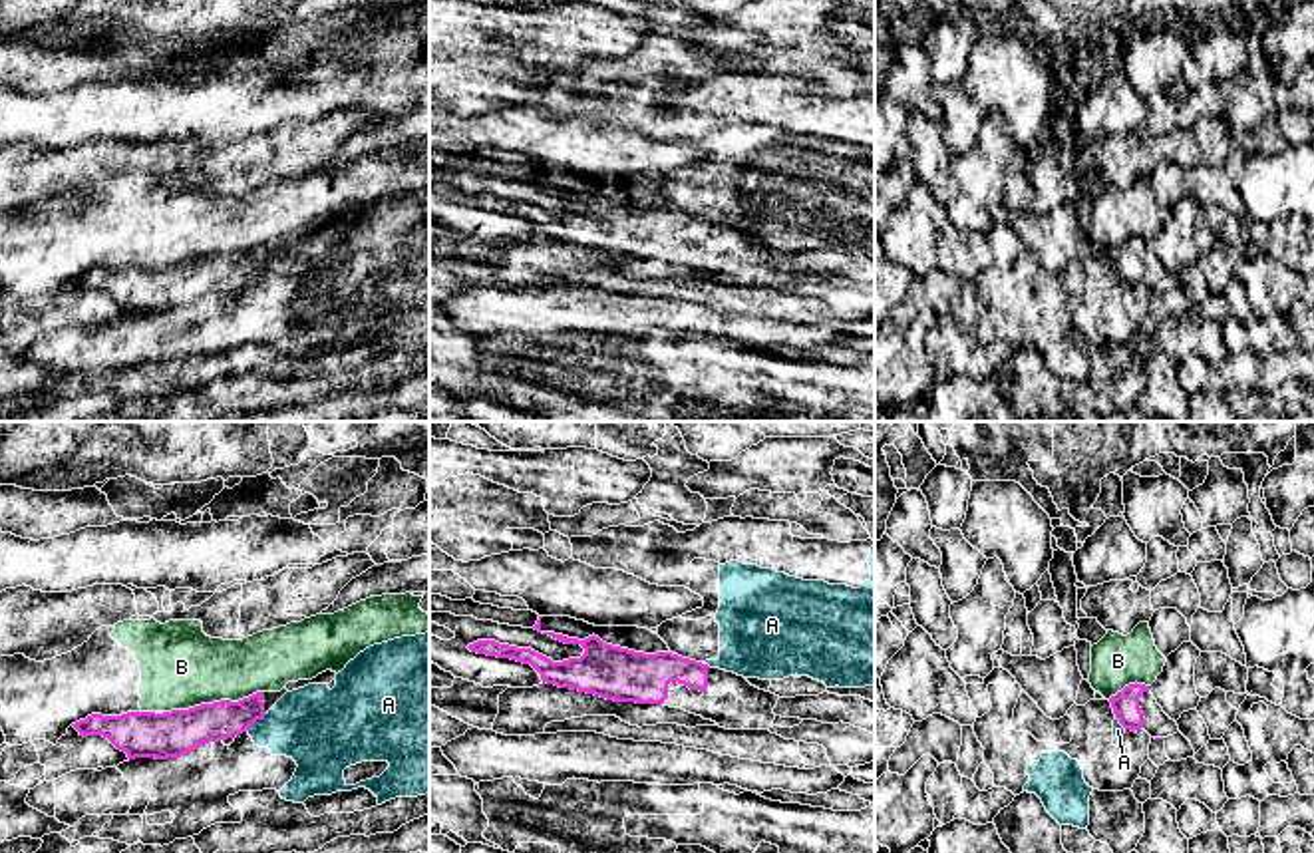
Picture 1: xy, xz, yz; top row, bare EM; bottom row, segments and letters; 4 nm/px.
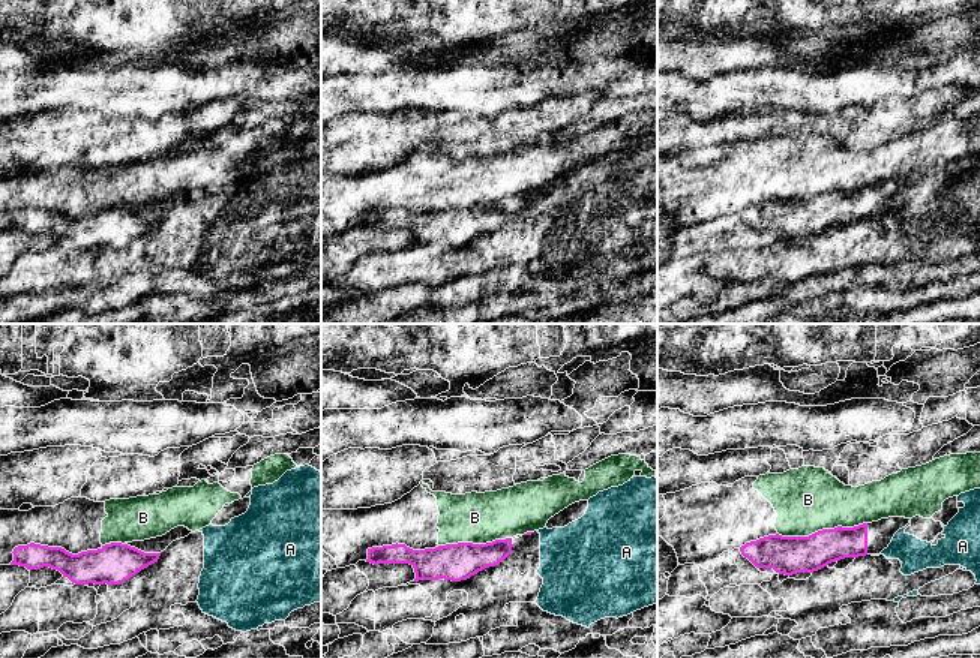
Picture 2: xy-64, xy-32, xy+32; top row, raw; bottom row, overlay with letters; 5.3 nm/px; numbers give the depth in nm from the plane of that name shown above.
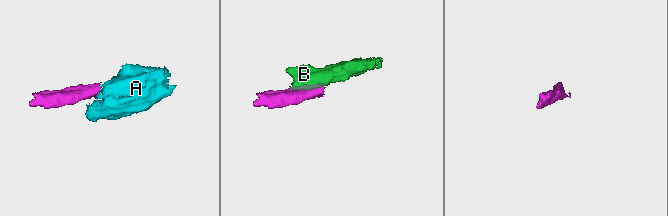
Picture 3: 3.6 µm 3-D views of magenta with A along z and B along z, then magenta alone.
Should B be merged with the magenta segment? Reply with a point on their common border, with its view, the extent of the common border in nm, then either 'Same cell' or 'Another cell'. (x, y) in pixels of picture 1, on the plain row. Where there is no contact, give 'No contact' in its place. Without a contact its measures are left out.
Touches magenta at xy (213, 257). Shared border 400 nm. Another cell

